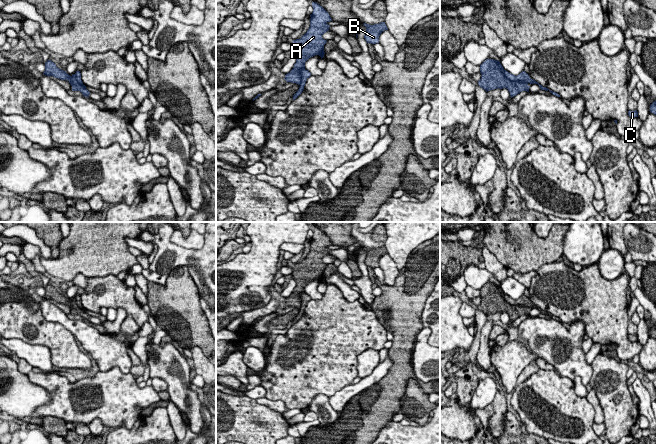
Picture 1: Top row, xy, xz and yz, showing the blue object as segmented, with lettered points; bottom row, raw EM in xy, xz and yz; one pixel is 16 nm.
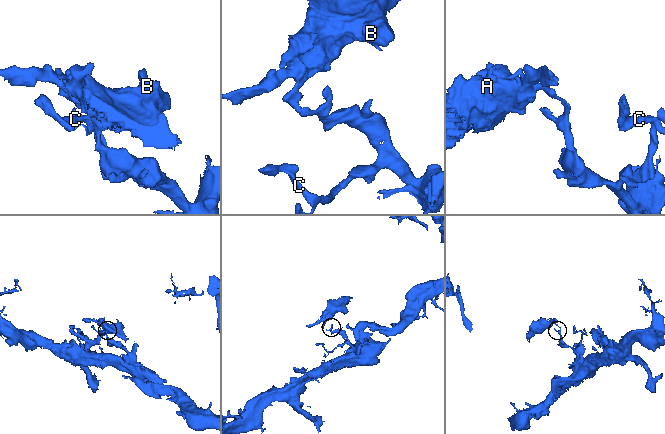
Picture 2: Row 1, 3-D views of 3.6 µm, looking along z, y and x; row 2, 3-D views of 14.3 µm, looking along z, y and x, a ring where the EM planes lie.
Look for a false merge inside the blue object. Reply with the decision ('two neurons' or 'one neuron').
two neurons

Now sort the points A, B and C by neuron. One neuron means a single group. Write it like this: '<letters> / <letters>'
A B / C

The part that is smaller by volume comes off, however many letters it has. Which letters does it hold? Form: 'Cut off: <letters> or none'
Cut off: A, B

